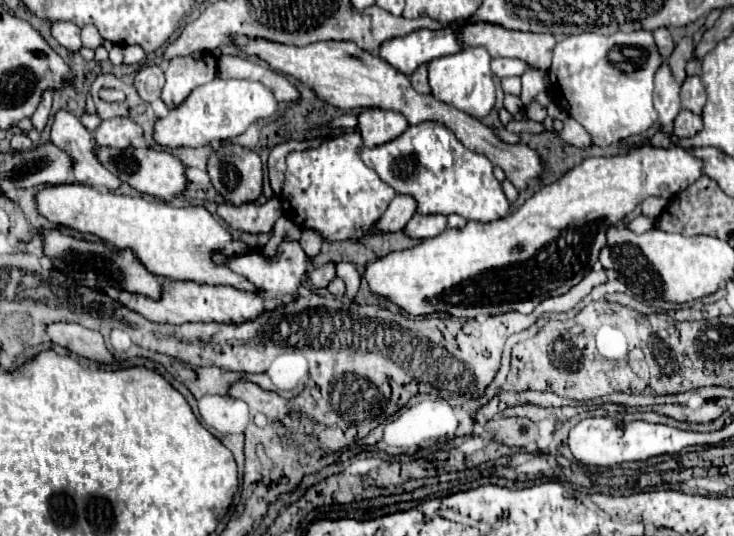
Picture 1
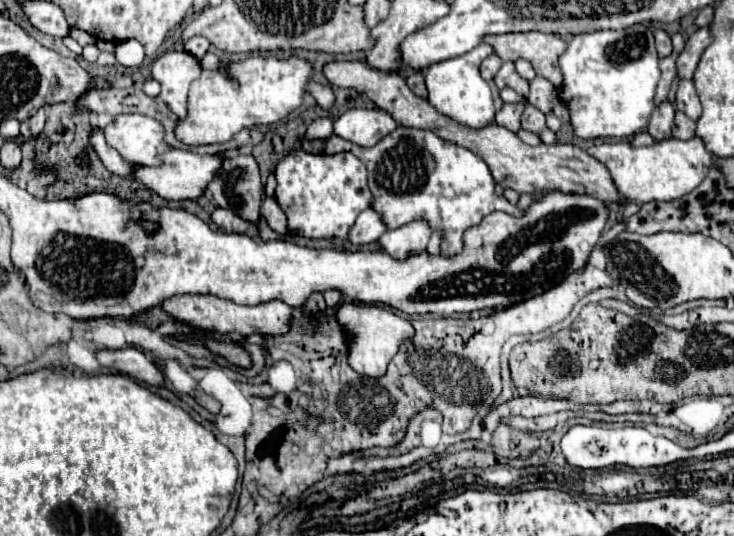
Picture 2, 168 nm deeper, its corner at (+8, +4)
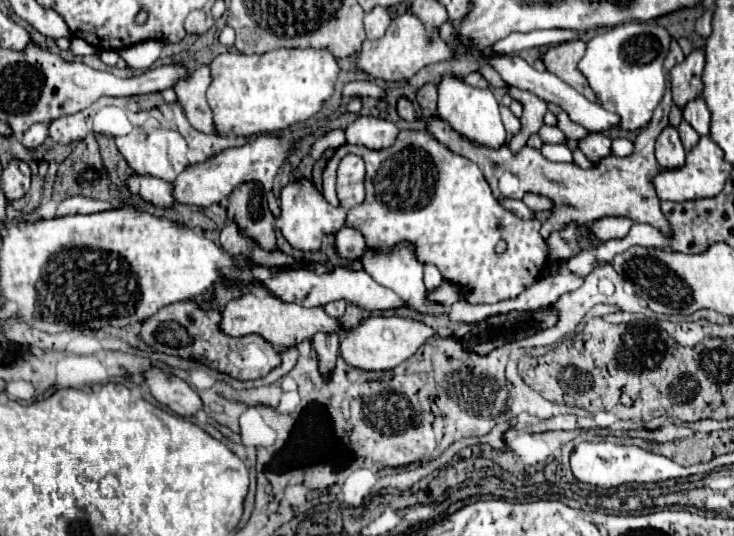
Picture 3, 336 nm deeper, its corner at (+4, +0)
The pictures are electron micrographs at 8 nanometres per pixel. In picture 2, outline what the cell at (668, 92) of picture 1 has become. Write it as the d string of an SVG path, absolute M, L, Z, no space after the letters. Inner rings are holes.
M664 100L654 106L654 112L648 122L648 132L654 136L654 140L664 140L670 136L670 128L674 124L674 104Z

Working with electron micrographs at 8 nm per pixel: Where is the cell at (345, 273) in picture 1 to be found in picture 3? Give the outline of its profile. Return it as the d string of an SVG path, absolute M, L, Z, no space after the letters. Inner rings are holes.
M372 316L364 320L358 328L350 330L340 338L340 356L346 364L362 368L362 370L392 370L406 358L410 358L428 338L436 336L438 330L426 326L424 322L398 318L398 316Z

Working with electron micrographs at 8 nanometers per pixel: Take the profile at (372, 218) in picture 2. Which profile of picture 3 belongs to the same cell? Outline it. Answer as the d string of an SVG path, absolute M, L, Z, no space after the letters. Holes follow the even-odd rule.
M344 226L334 236L334 248L340 258L356 260L366 252L366 242L364 242L364 236L356 228Z

